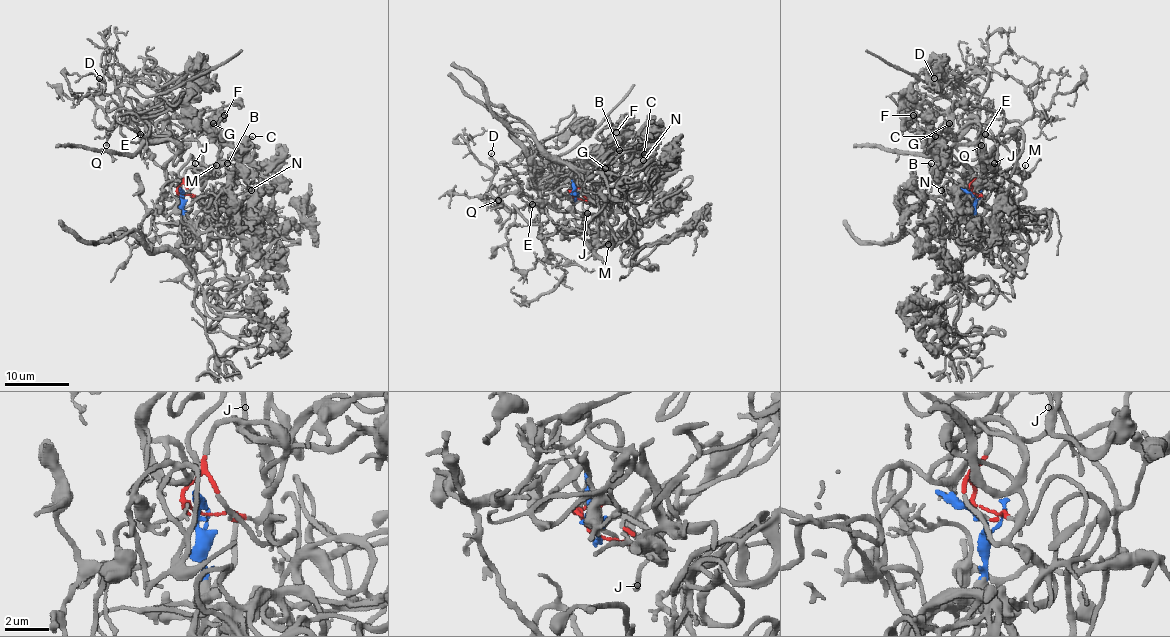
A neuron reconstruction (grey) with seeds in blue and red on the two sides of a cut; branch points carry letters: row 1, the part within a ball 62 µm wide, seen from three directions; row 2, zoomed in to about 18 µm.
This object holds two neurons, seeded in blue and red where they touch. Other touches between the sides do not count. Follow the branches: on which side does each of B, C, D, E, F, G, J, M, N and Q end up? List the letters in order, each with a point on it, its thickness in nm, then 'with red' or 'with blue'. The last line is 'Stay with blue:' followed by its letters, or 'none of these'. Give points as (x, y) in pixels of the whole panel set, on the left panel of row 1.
B: at (227, 163); 170 nm thick; with red
C: at (252, 136); 280 nm thick; with red
D: at (99, 78); 120 nm thick; with blue
E: at (140, 134); 120 nm thick; with blue
F: at (224, 115); 220 nm thick; with red
G: at (213, 123); 240 nm thick; with red
J: at (195, 163); 150 nm thick; with red
M: at (216, 165); 120 nm thick; with blue
N: at (251, 190); 190 nm thick; with red
Q: at (106, 145); 170 nm thick; with blue
Stay with blue: D, E, M, Q

